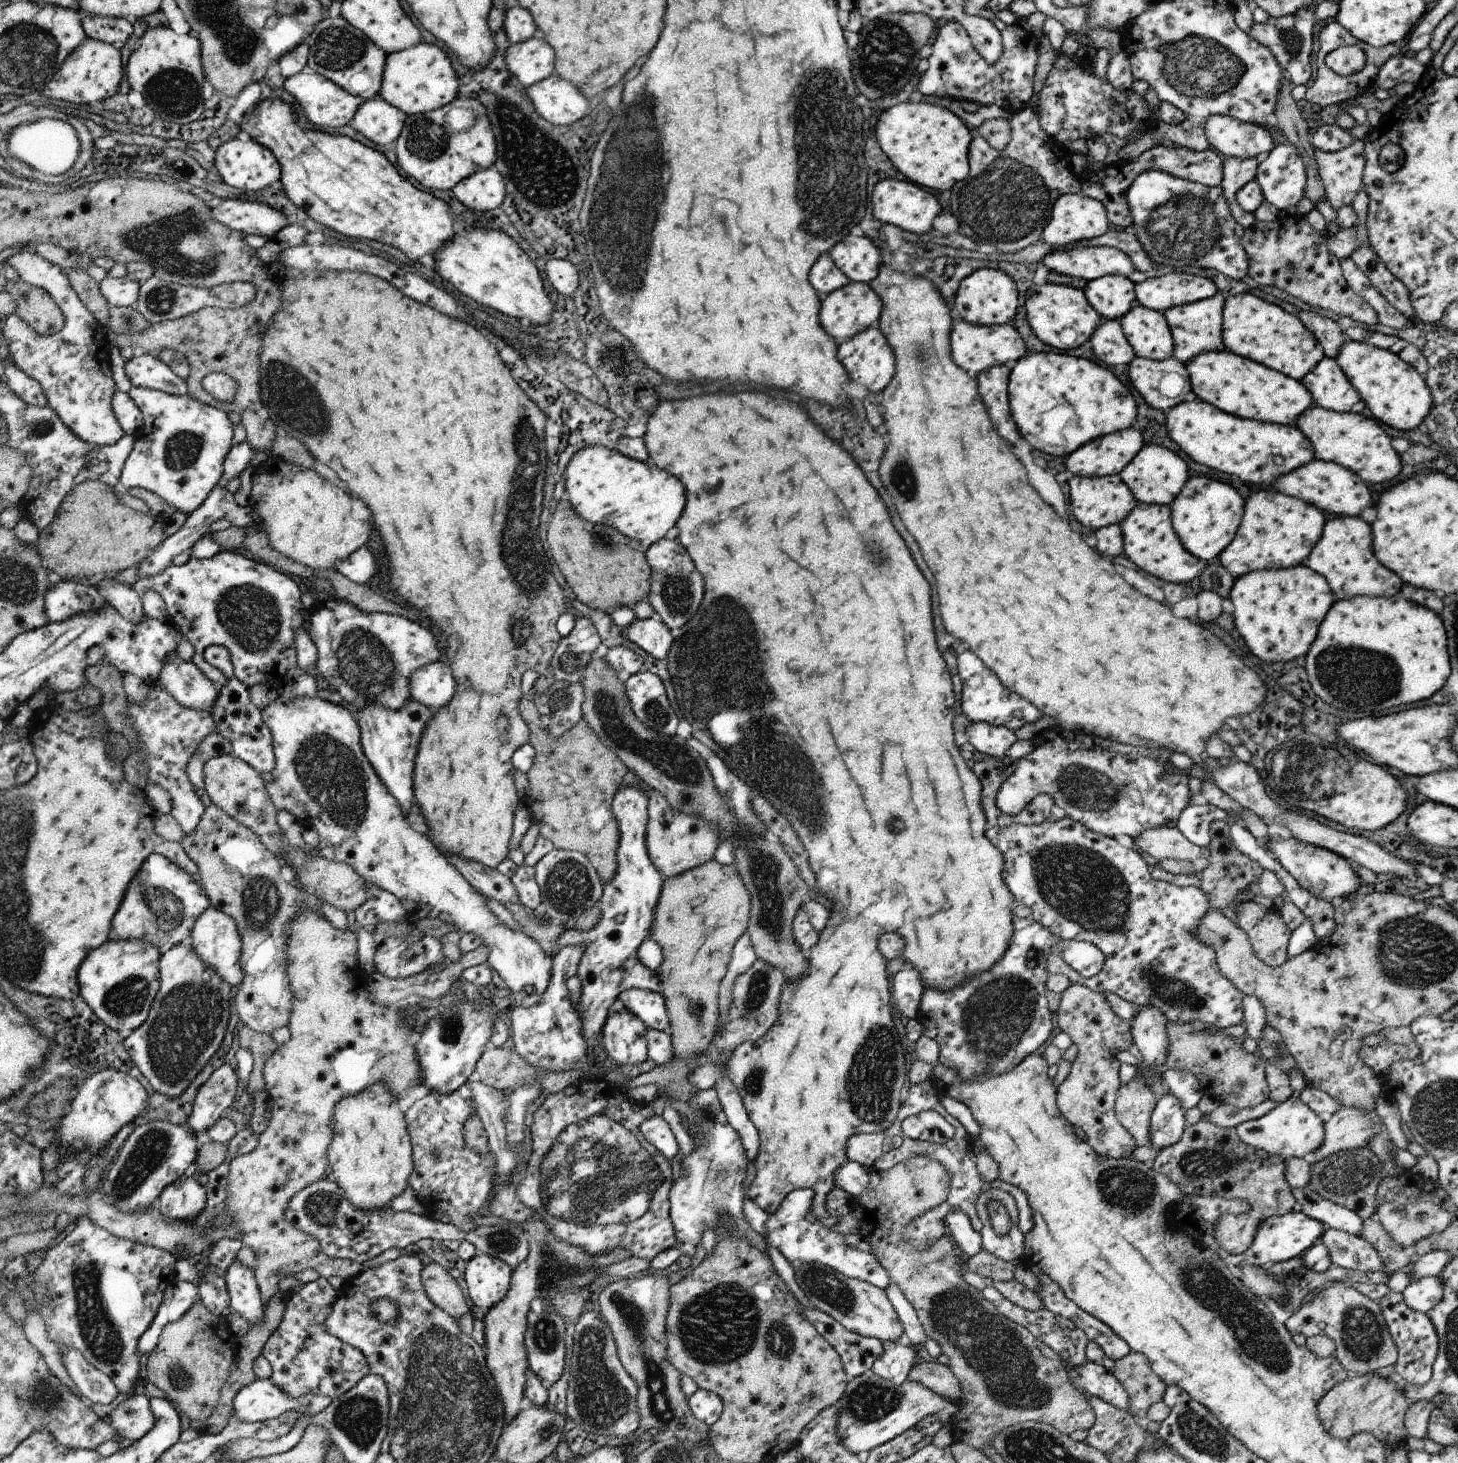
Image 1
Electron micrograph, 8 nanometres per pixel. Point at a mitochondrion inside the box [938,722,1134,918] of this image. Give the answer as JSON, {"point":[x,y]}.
{"point":[1083,788]}

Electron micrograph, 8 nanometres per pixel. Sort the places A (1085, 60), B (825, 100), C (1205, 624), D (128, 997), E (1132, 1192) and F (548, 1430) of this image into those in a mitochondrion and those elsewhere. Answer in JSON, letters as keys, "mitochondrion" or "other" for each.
{"A":"other","B":"mitochondrion","C":"other","D":"mitochondrion","E":"mitochondrion","F":"other"}

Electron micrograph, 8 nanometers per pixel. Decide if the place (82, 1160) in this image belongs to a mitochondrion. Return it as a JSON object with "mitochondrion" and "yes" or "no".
{"mitochondrion":"no"}

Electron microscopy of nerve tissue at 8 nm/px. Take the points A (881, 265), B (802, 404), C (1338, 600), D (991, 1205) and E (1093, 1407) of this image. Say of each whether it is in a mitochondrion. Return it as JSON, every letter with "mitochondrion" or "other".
{"A":"other","B":"other","C":"other","D":"mitochondrion","E":"other"}

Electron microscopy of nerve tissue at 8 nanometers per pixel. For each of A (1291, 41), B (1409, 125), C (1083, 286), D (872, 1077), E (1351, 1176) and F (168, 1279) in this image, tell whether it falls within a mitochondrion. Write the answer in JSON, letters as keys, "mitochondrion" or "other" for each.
{"A":"mitochondrion","B":"other","C":"other","D":"mitochondrion","E":"mitochondrion","F":"other"}

